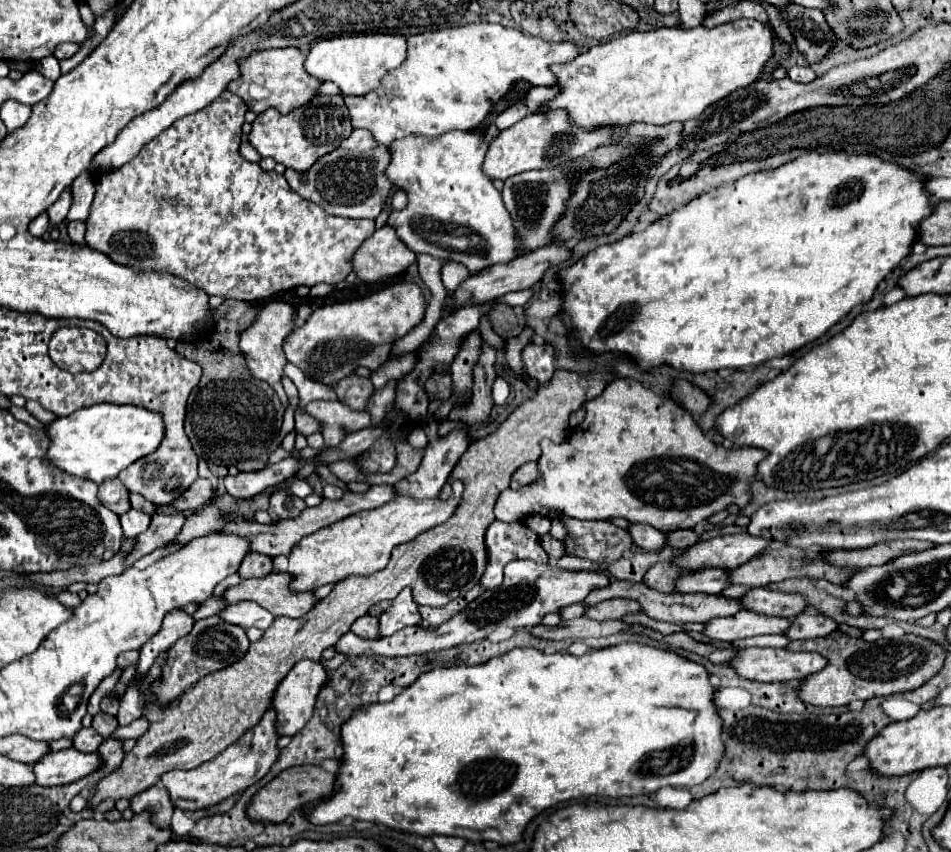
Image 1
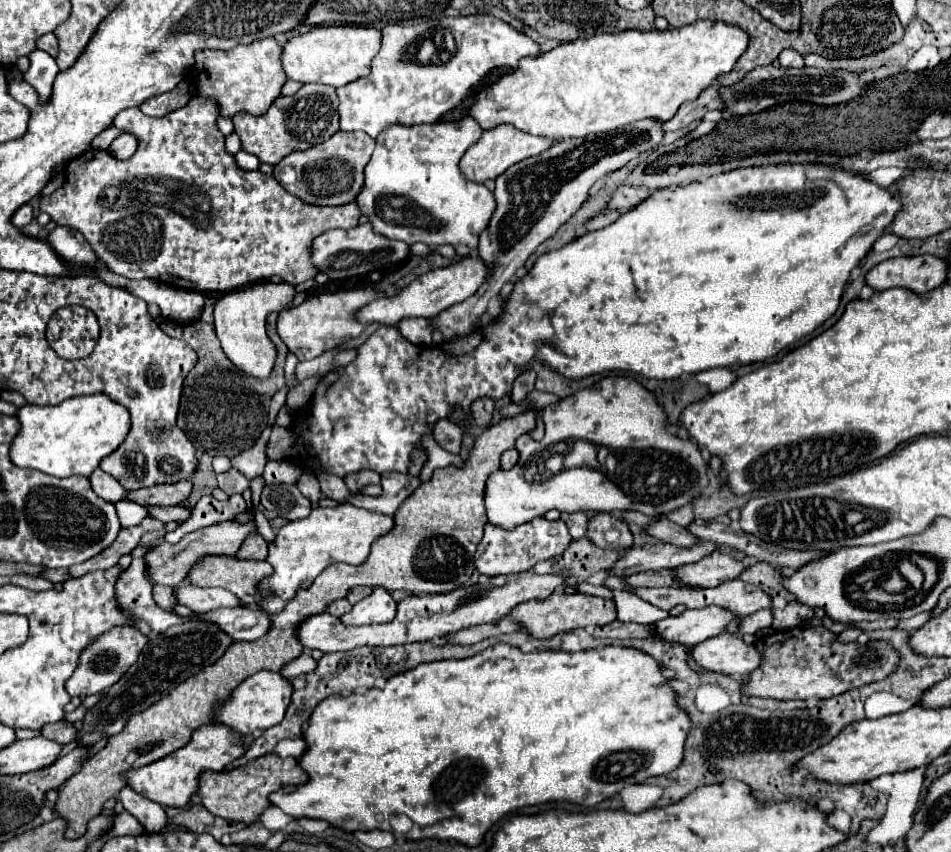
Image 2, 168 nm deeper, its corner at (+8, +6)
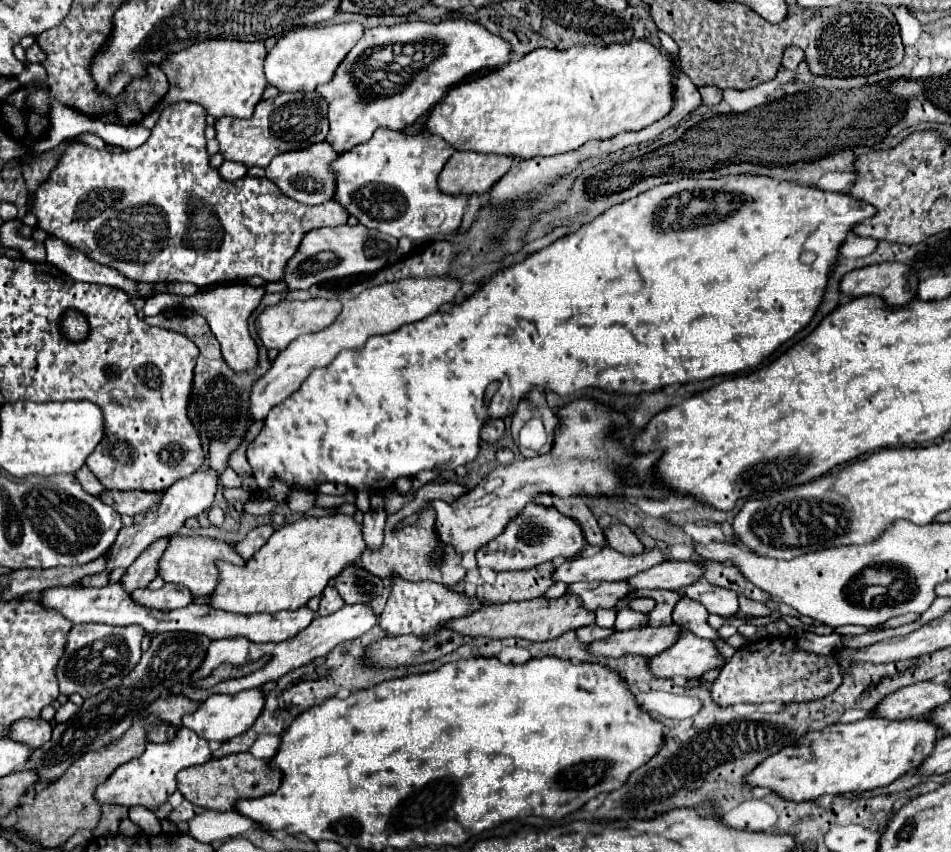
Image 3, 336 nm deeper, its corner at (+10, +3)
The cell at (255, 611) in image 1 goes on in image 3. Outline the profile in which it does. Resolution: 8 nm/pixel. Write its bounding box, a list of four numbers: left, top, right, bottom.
[133,584,195,610]

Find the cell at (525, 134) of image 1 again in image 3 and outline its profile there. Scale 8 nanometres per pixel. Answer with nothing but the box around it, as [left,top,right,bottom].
[439,150,513,196]

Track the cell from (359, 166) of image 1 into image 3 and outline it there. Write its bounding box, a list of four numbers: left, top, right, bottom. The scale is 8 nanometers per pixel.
[265,142,339,206]

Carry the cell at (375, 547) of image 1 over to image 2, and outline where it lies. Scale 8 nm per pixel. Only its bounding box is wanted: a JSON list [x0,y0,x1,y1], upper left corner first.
[257,503,393,613]

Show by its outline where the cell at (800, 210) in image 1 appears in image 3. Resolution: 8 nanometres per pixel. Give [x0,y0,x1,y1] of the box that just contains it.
[247,174,877,492]

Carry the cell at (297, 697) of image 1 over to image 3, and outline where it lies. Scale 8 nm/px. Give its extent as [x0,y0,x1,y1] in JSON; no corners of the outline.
[183,688,265,740]

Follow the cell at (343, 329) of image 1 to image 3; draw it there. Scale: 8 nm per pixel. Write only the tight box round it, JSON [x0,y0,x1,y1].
[257,298,341,350]

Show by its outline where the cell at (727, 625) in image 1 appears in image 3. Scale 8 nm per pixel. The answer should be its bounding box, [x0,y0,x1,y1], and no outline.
[587,622,683,658]

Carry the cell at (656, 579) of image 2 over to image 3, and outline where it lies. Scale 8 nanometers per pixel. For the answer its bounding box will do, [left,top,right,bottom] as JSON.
[569,580,635,610]

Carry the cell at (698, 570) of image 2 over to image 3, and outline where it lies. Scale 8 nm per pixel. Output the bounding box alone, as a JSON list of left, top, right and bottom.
[629,560,703,590]

